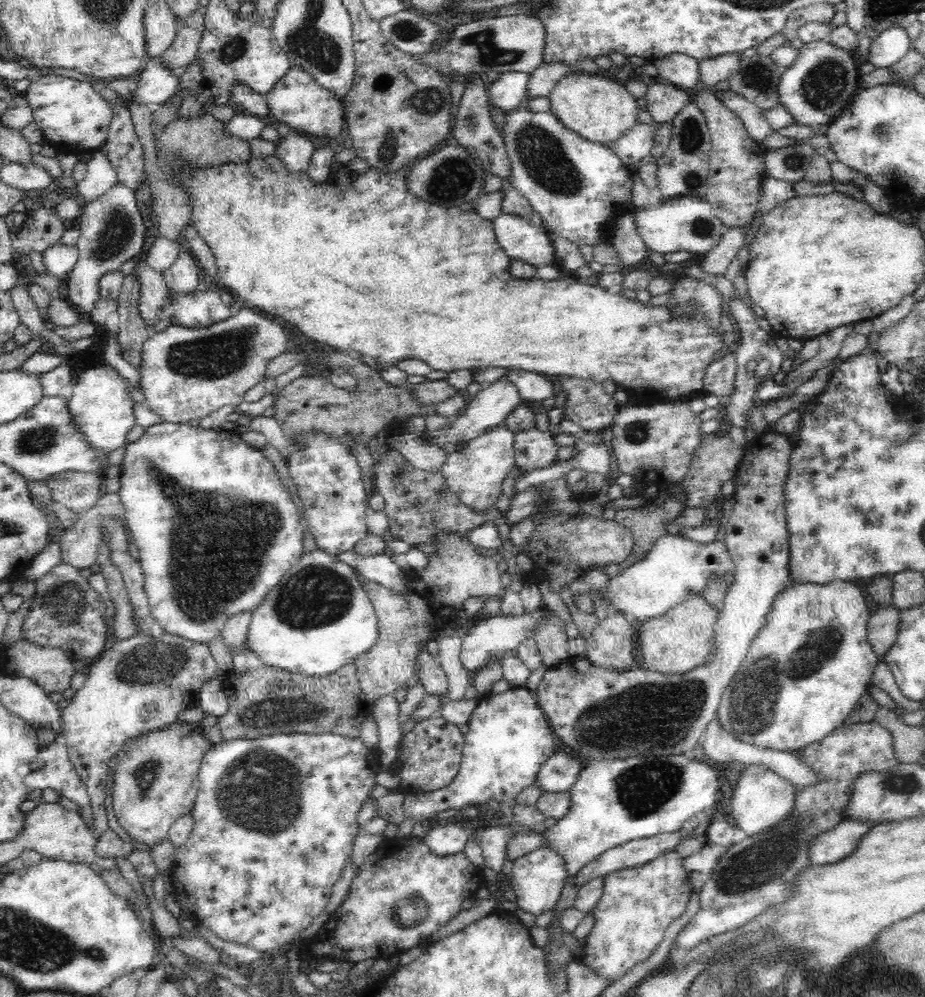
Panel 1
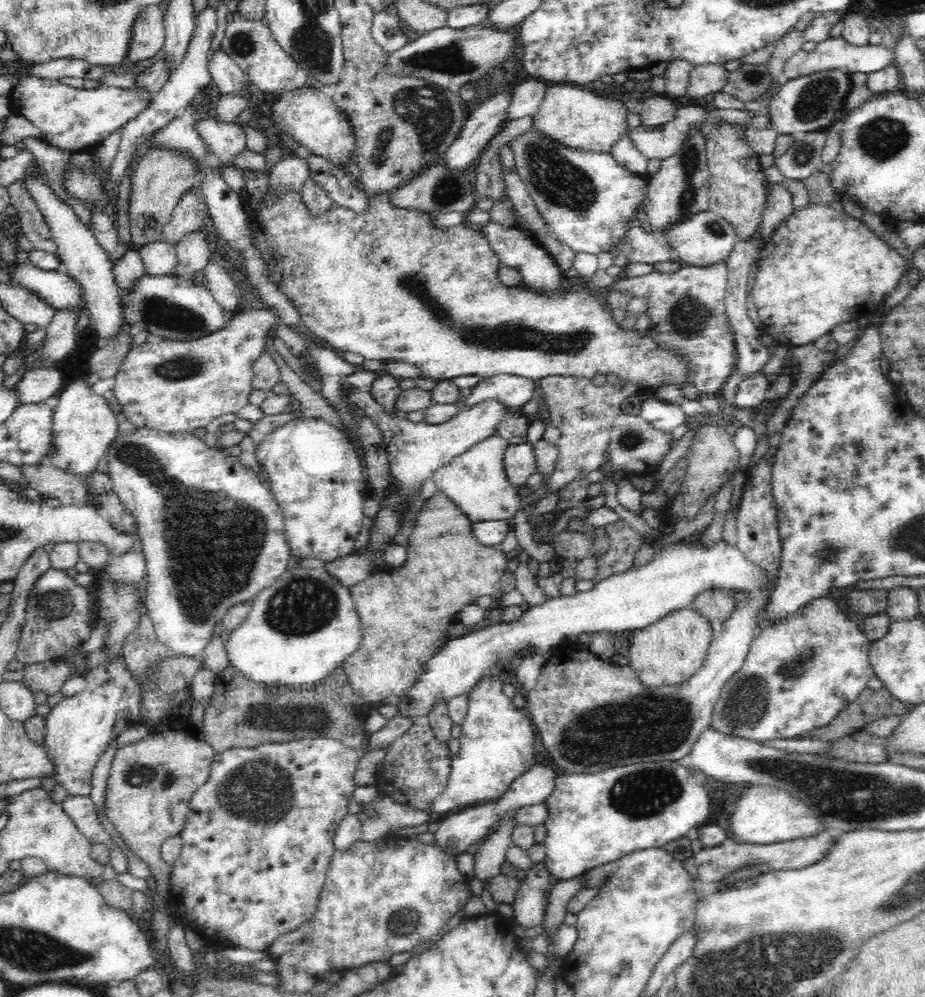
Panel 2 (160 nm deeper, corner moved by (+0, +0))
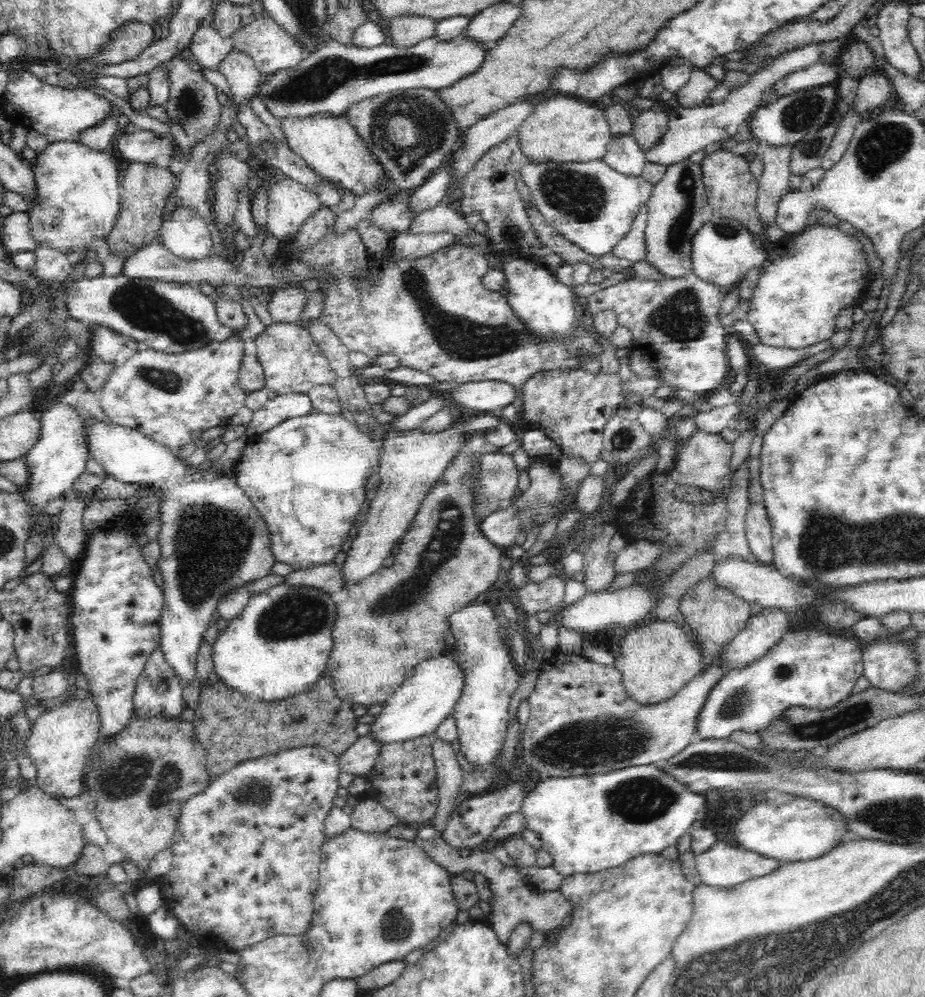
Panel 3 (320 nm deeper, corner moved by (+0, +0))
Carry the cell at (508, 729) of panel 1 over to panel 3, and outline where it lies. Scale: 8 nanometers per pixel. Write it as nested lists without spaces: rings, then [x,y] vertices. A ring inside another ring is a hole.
[[[477,599],[451,616],[452,628],[449,632],[456,639],[456,651],[464,663],[466,684],[459,703],[453,710],[456,721],[460,752],[464,758],[478,766],[478,772],[461,776],[460,793],[469,798],[484,790],[496,786],[504,776],[504,770],[494,770],[492,760],[498,756],[504,734],[508,726],[508,706],[512,695],[520,684],[520,670],[512,661],[512,653],[508,648],[507,640],[500,634],[500,626],[492,608],[486,603],[481,604]]]

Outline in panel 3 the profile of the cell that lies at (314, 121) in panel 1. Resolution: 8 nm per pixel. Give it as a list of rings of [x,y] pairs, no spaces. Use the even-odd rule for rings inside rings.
[[[312,114],[312,116],[288,116],[280,120],[287,146],[323,179],[332,180],[338,188],[356,195],[381,185],[383,170],[376,158],[370,155],[368,146],[361,140],[358,131],[346,116],[337,114]]]

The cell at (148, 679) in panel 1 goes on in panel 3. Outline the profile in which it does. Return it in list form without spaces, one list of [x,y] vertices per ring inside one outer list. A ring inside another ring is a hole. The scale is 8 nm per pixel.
[[[74,700],[42,712],[33,721],[28,738],[24,741],[24,754],[37,768],[36,784],[53,797],[72,798],[85,788],[84,768],[92,758],[92,747],[98,743],[102,728],[102,715],[97,702]]]

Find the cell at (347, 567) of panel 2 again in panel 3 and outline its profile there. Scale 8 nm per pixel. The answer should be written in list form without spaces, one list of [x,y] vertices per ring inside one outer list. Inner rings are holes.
[[[334,562],[306,569],[296,569],[291,574],[285,575],[284,581],[291,586],[312,586],[328,594],[346,588],[342,565],[338,566]]]

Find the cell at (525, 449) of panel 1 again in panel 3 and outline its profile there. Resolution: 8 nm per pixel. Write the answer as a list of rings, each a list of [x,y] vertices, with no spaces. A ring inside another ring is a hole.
[[[493,452],[480,456],[472,492],[473,512],[478,525],[486,516],[502,509],[500,502],[514,496],[518,471],[511,453]]]

